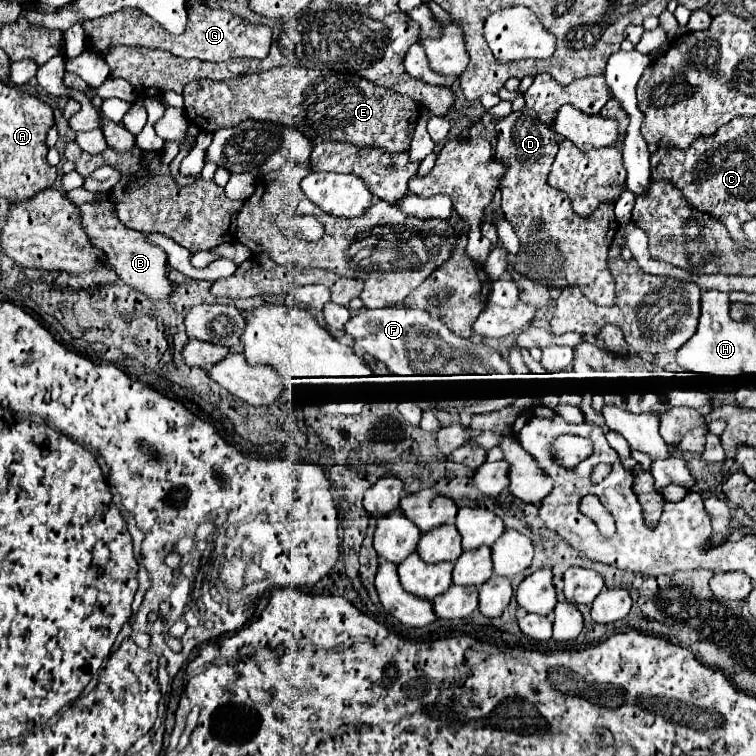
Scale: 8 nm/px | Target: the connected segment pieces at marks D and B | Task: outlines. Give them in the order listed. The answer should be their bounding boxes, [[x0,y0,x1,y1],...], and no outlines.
[[495,111,619,307],[77,199,173,299]]

